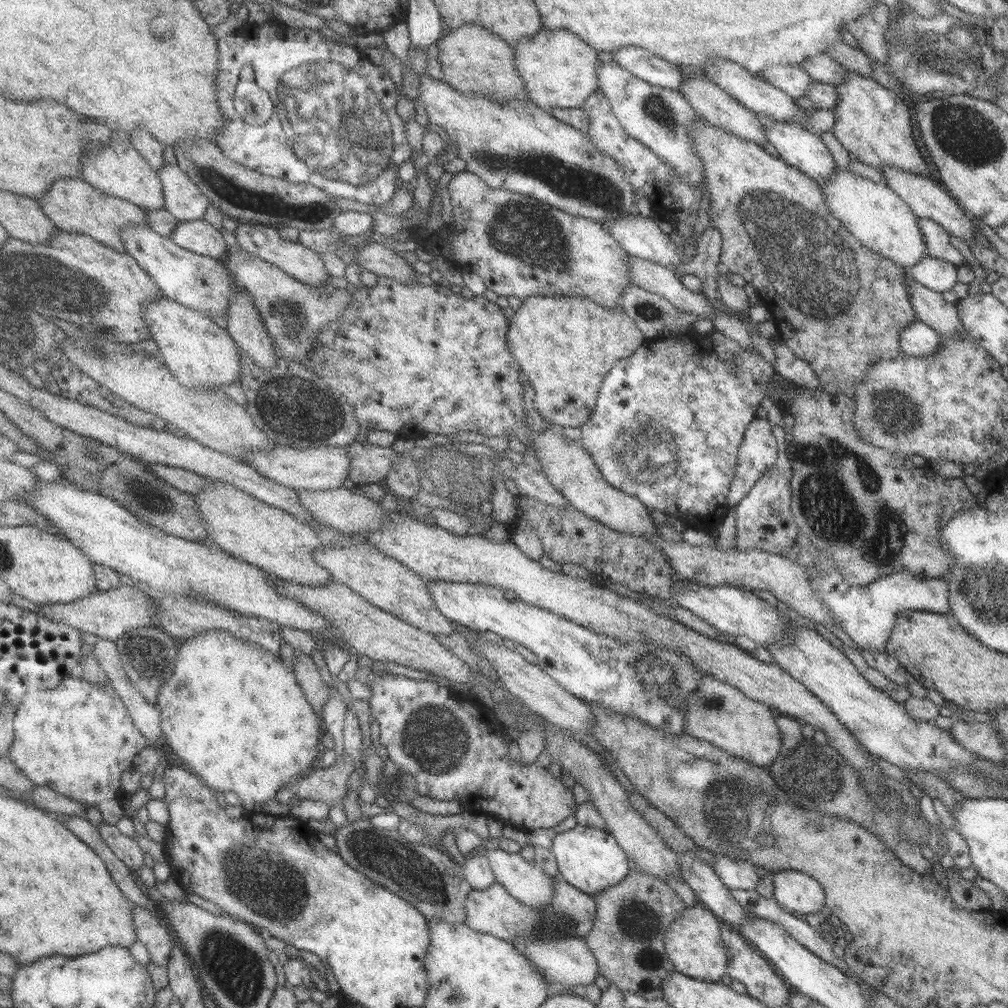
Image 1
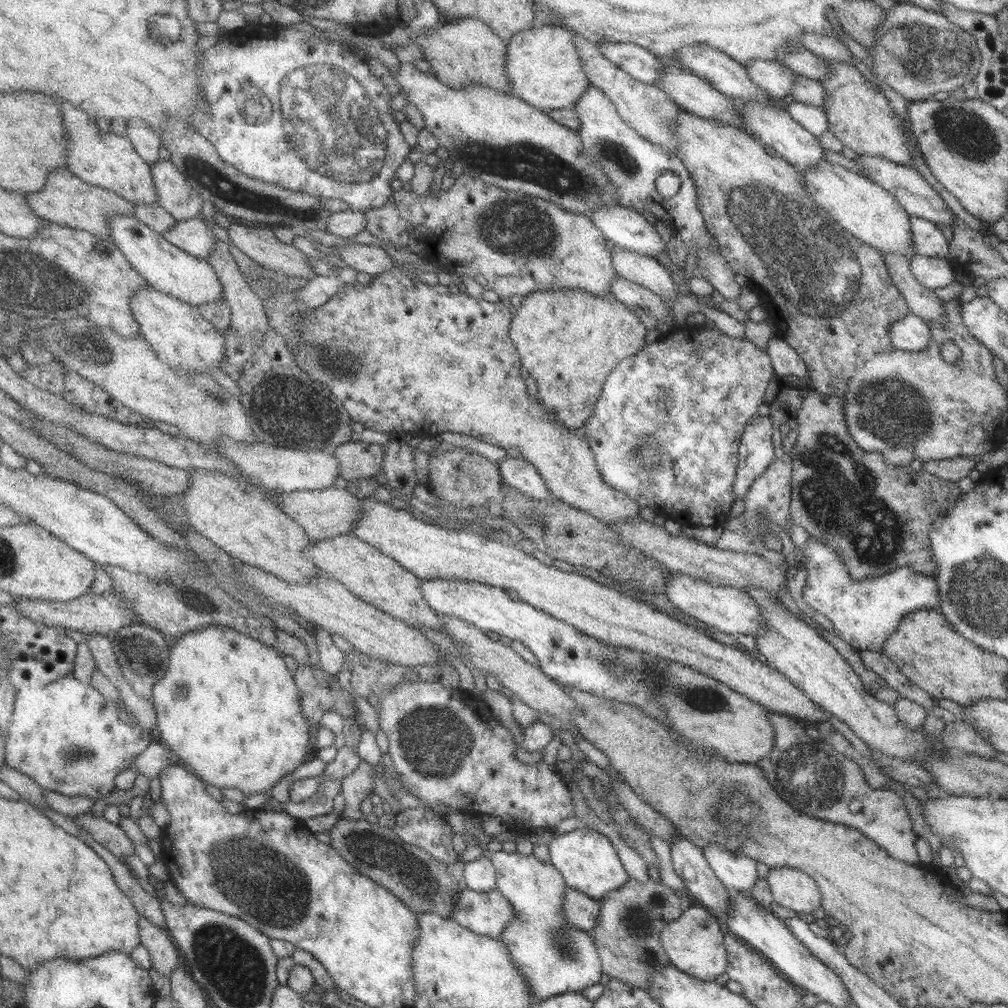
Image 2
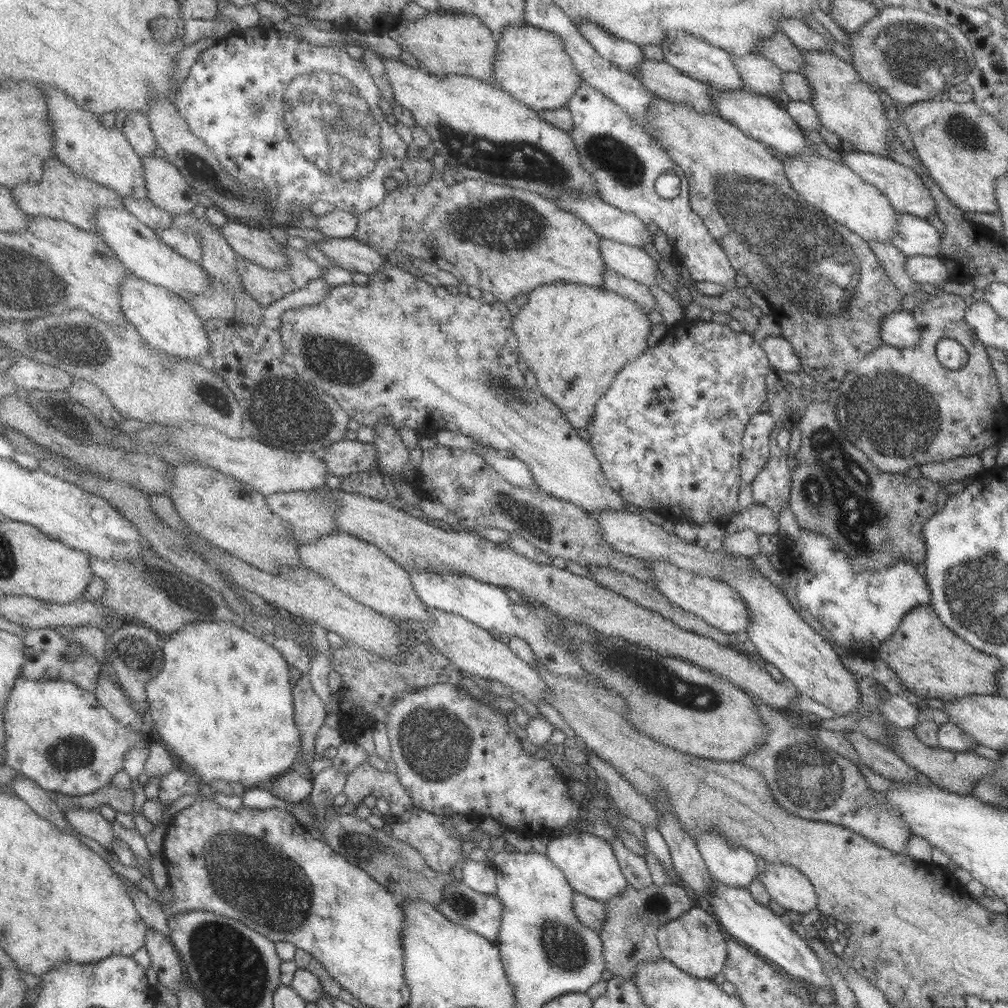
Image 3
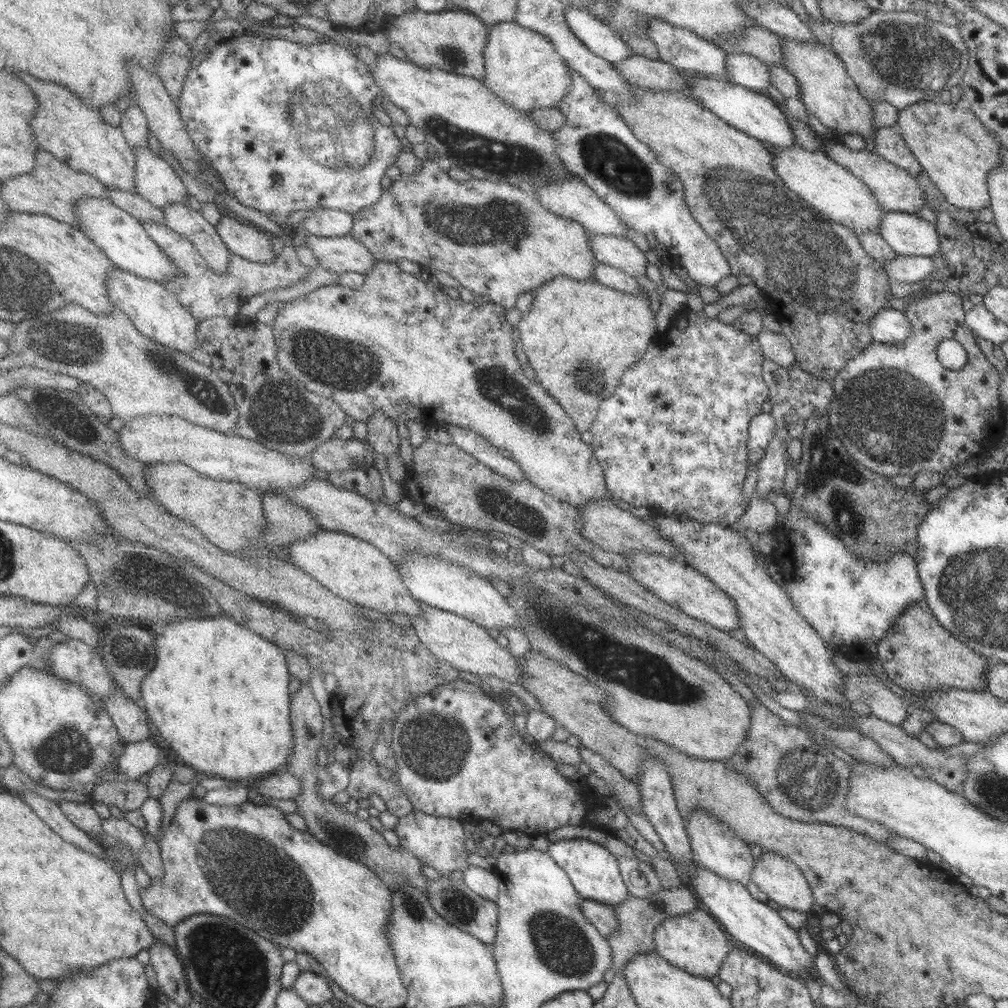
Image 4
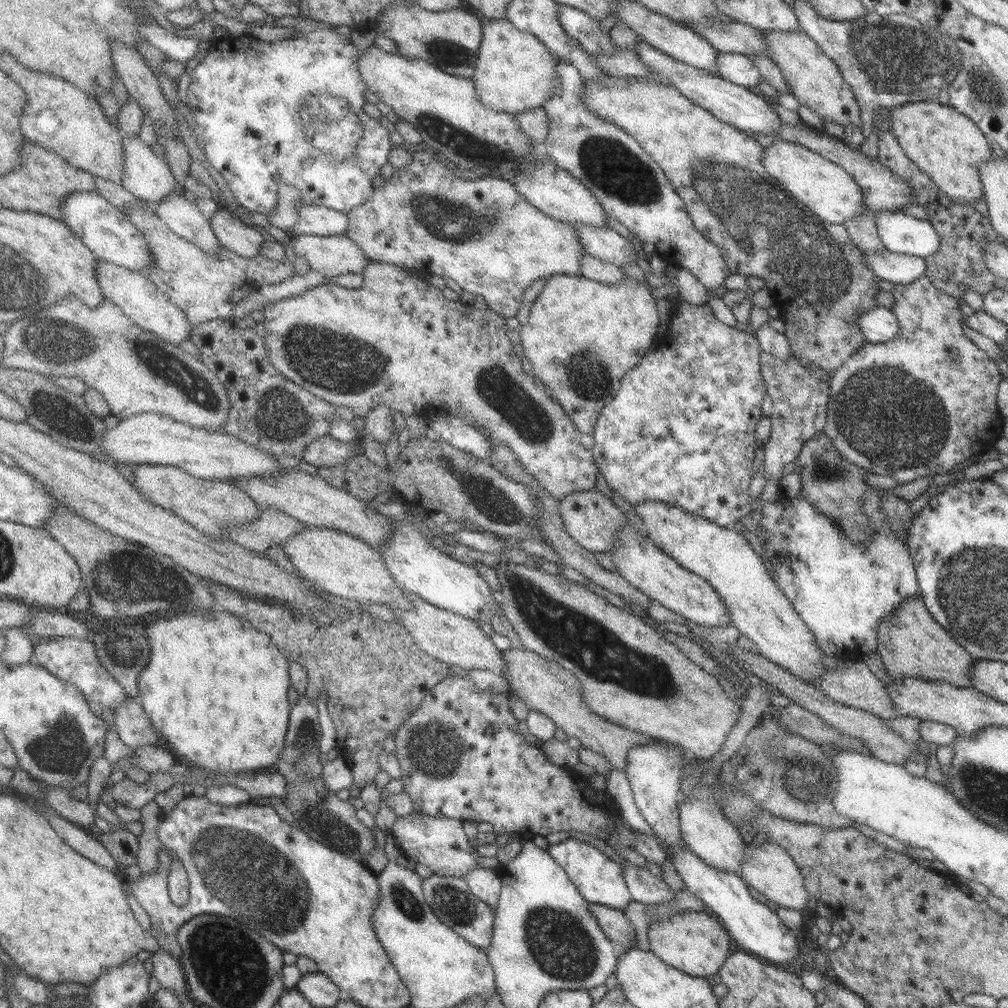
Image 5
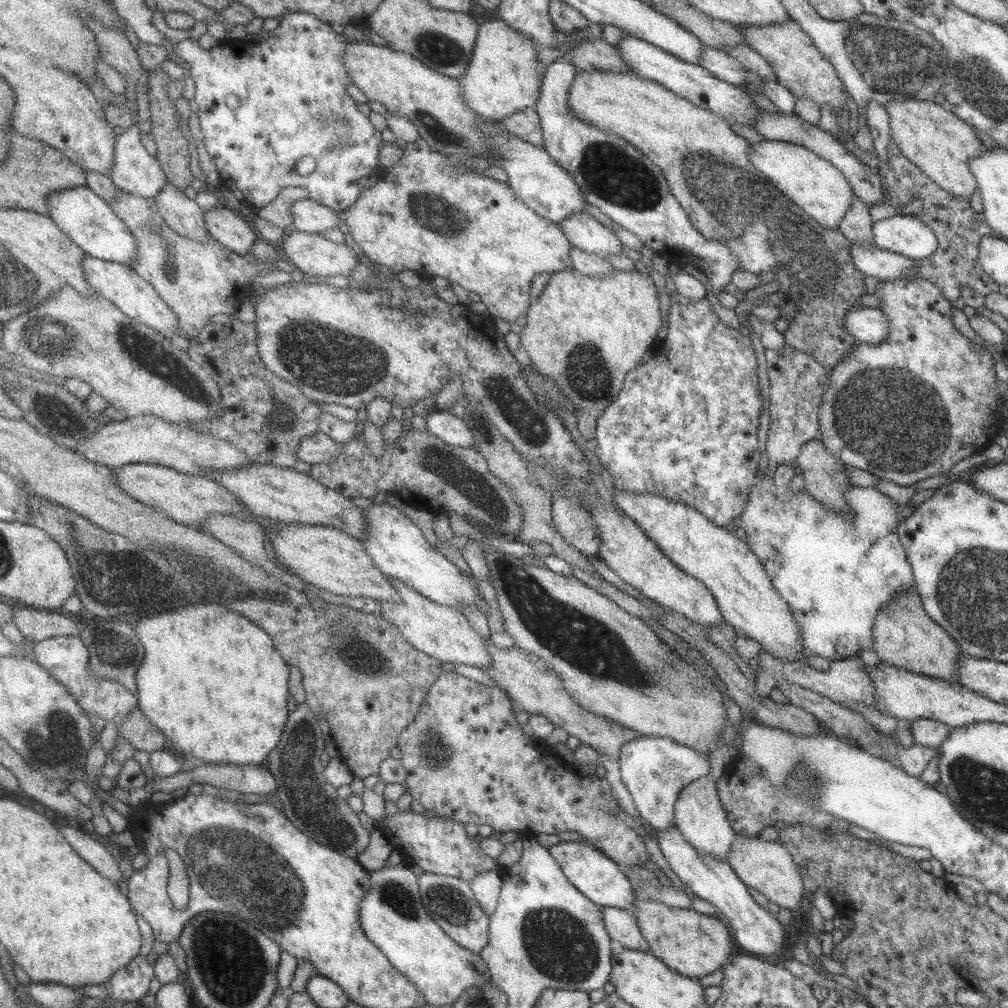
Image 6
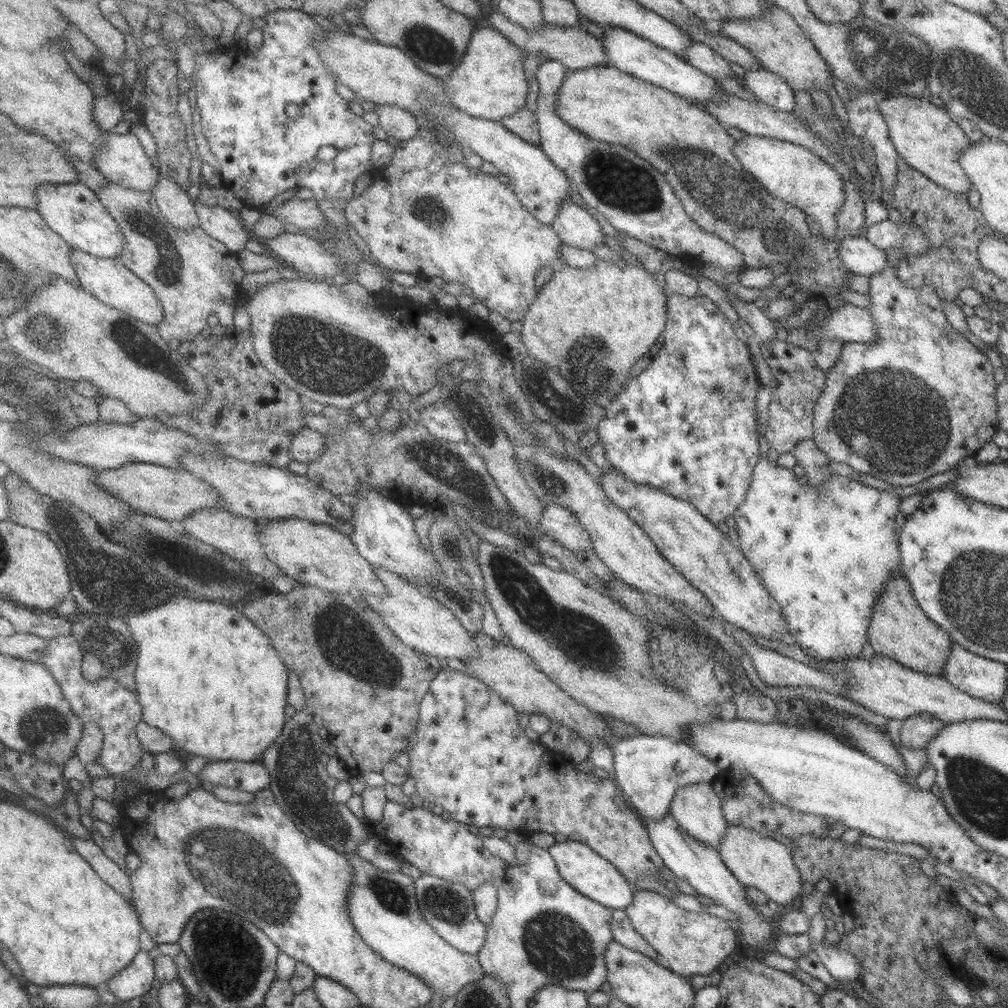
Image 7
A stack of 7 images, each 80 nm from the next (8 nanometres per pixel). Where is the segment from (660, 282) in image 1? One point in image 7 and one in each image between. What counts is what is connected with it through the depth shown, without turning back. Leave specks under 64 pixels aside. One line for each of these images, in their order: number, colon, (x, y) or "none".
2: (642, 269)
3: (630, 261)
4: (619, 252)
5: (604, 243)
6: (584, 231)
7: (573, 224)

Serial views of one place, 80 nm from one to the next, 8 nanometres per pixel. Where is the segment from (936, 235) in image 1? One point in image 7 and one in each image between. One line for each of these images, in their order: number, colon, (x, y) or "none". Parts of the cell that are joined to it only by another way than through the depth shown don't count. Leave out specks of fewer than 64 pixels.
2: (928, 240)
3: (915, 236)
4: (907, 234)
5: (901, 233)
6: (906, 235)
7: (885, 234)

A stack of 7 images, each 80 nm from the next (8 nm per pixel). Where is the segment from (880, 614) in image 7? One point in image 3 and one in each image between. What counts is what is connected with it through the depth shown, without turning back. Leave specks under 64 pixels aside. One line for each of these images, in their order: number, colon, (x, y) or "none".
3: (931, 661)
4: (918, 653)
5: (911, 643)
6: (904, 636)

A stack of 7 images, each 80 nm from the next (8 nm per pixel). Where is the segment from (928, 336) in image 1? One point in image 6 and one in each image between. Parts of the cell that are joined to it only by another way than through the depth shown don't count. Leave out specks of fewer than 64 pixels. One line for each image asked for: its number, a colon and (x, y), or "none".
2: (911, 334)
3: (899, 329)
4: (889, 326)
5: (879, 325)
6: (868, 325)

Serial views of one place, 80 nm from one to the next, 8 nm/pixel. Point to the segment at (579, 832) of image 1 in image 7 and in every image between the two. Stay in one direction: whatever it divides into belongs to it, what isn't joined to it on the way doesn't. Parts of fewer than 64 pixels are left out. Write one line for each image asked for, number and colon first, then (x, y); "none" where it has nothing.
2: (587, 860)
3: (589, 863)
4: (594, 872)
5: (600, 880)
6: (600, 879)
7: (593, 876)

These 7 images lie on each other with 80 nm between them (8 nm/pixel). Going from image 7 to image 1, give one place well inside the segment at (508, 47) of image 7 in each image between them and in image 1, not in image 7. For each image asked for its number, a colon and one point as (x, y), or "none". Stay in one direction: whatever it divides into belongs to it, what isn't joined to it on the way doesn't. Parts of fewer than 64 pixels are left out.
1: (559, 70)
2: (543, 66)
3: (530, 64)
4: (522, 68)
5: (514, 72)
6: (504, 77)

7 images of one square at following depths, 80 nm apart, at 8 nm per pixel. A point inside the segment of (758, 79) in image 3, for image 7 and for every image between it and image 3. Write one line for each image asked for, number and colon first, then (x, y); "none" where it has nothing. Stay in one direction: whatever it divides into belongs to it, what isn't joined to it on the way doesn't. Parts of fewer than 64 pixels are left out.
4: (746, 70)
5: (737, 68)
6: (716, 61)
7: (699, 55)

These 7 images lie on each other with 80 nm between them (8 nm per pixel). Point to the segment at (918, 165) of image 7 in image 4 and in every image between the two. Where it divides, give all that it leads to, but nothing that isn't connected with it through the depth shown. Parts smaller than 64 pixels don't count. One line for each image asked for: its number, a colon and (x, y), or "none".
4: (955, 149)
5: (944, 143)
6: (933, 137)

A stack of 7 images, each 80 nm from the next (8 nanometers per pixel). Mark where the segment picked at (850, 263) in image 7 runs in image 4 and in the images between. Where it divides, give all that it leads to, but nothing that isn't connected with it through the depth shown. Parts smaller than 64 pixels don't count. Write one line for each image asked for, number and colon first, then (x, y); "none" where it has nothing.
4: (904, 269)
5: (903, 269)
6: (871, 260)

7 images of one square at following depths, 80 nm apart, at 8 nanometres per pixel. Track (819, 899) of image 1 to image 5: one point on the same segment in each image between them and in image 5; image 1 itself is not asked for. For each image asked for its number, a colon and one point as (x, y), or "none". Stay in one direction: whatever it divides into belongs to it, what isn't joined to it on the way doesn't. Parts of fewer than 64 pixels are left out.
2: (792, 889)
3: (787, 886)
4: (781, 879)
5: (770, 869)

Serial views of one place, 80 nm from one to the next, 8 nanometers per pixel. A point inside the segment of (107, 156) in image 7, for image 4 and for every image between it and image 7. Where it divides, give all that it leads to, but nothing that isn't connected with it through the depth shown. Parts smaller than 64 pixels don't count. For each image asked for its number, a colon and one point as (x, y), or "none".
4: (156, 179)
5: (148, 175)
6: (137, 171)

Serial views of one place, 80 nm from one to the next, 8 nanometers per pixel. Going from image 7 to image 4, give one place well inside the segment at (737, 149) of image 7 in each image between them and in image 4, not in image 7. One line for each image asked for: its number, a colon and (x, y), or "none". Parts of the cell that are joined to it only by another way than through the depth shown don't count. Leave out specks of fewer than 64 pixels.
4: (831, 189)
5: (825, 188)
6: (819, 188)

